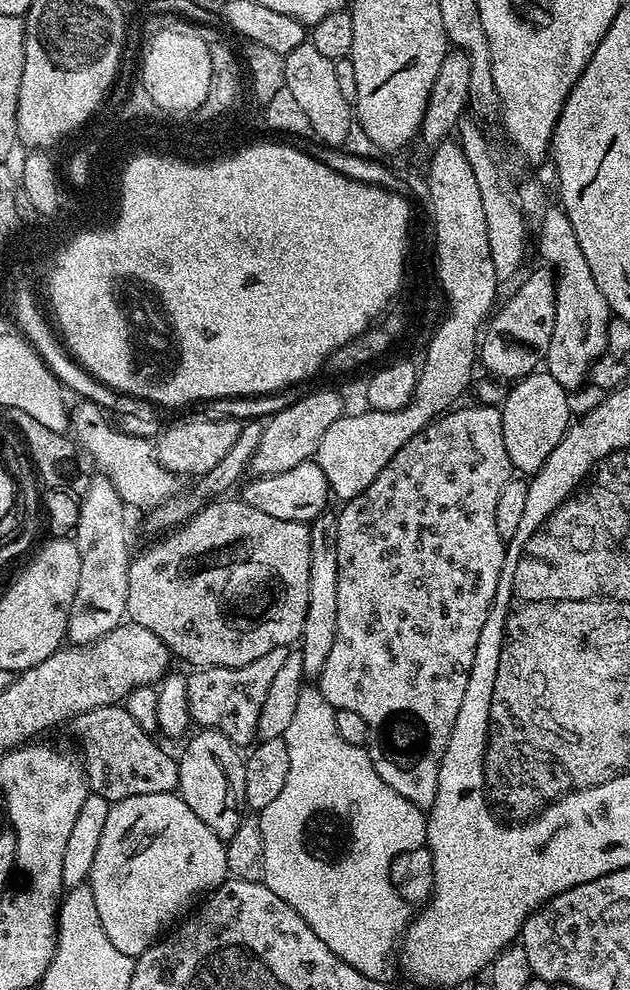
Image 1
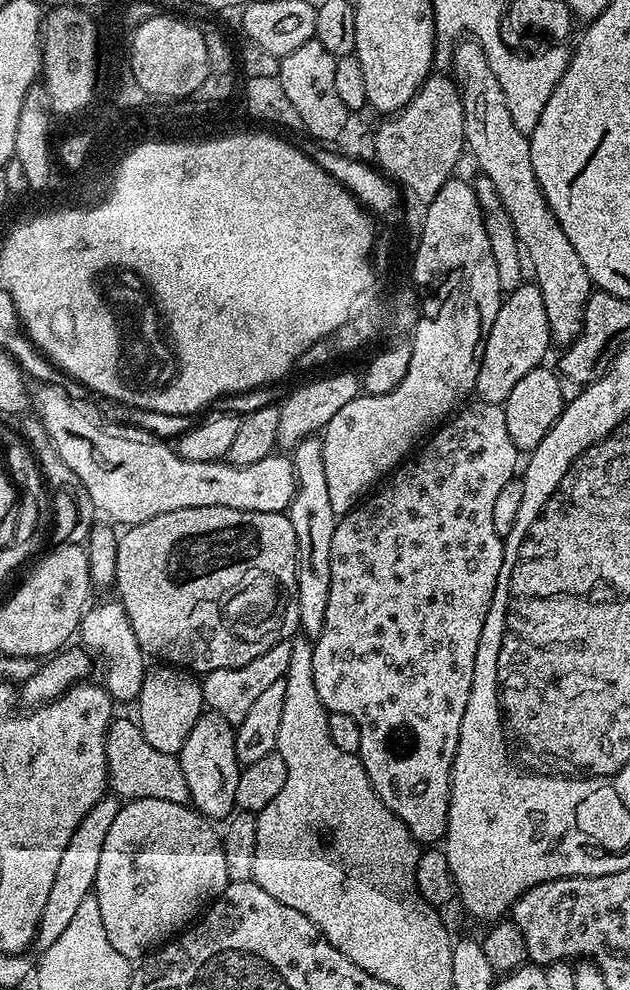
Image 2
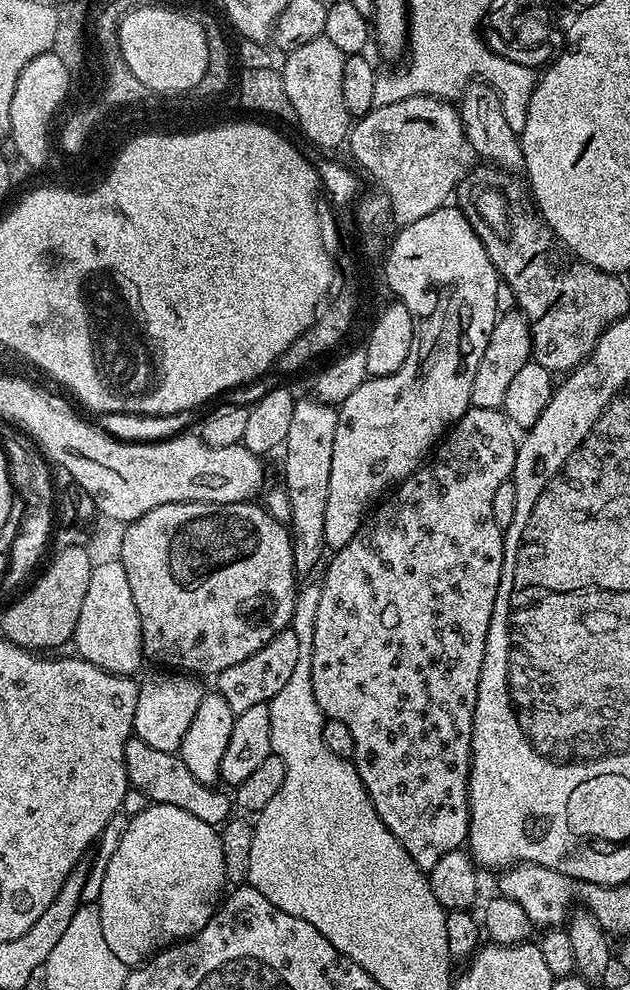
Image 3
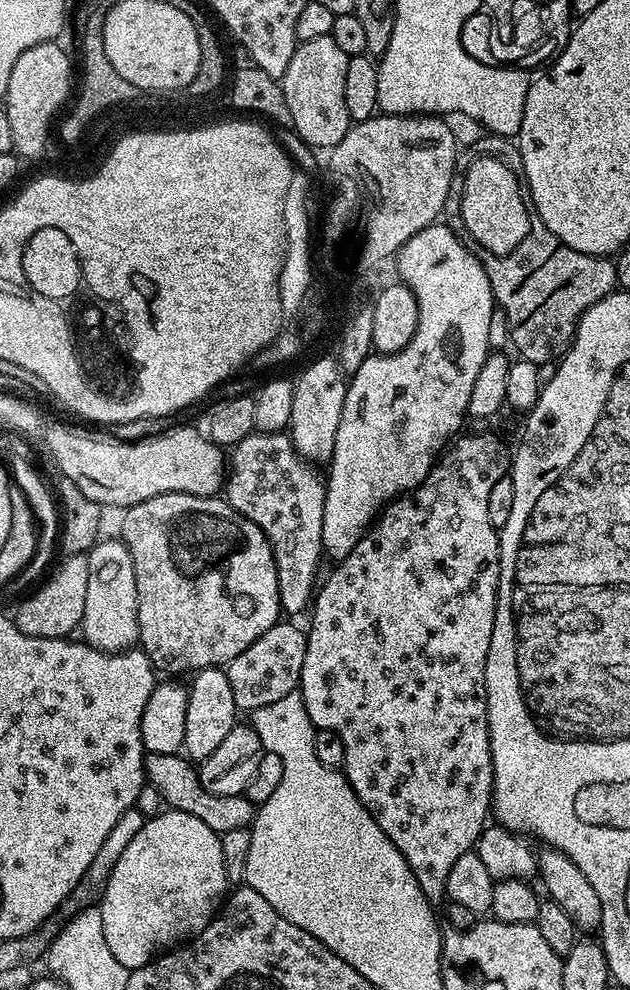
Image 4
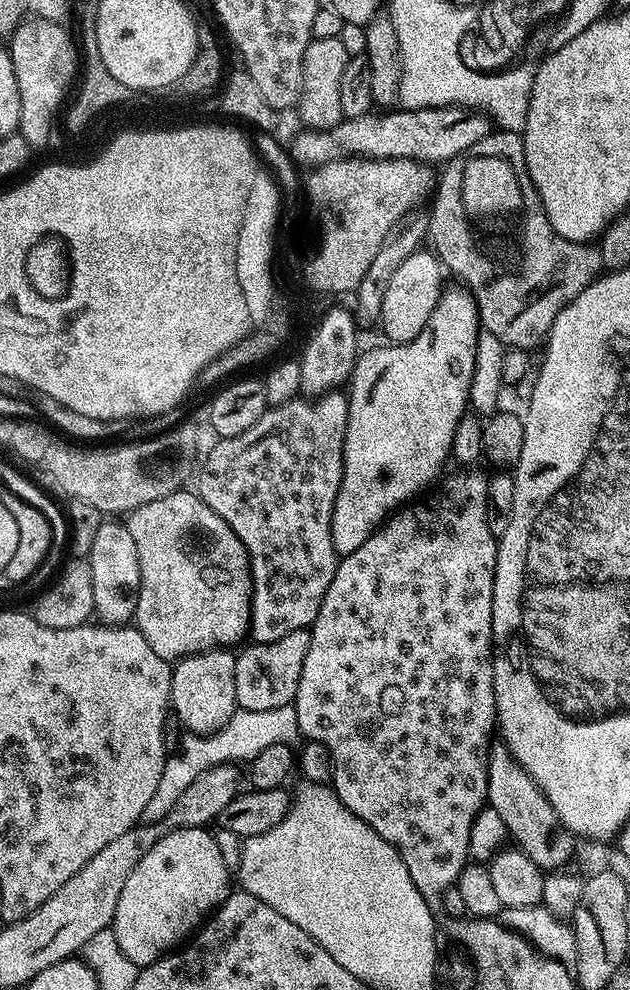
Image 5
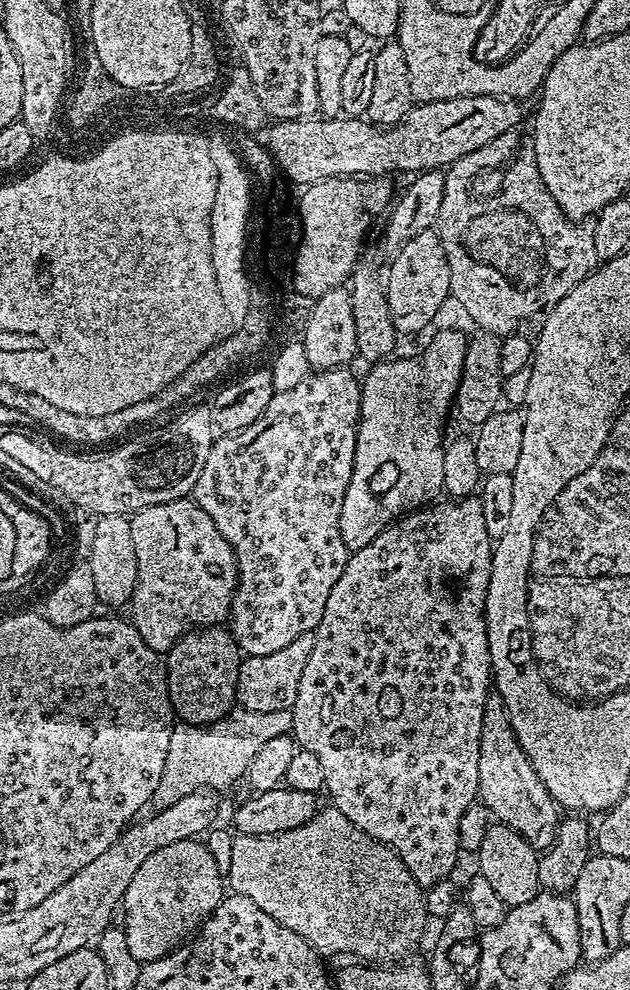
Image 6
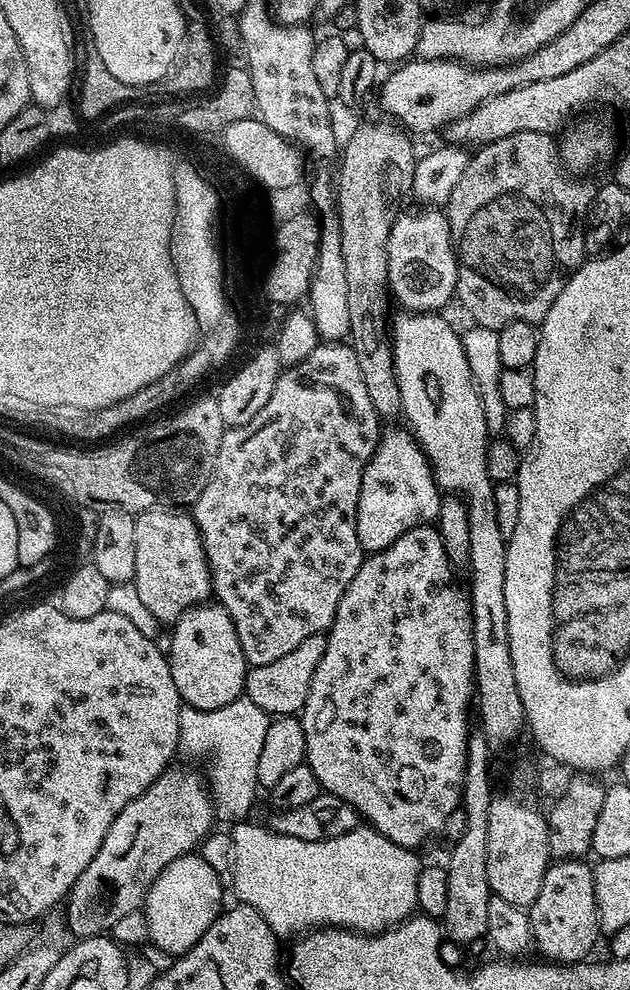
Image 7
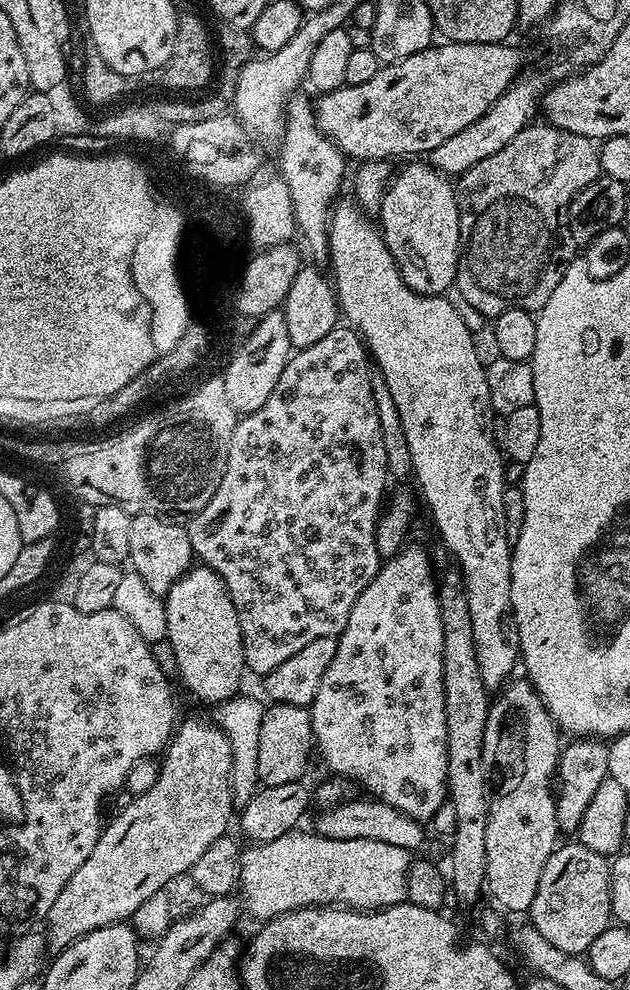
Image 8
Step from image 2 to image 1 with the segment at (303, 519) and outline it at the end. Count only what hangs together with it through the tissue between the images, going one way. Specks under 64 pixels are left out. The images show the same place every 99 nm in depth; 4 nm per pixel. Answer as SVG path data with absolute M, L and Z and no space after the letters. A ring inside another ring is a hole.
M326 510L310 524L310 602L306 602L306 623L298 641L298 651L302 654L302 670L309 681L319 681L326 658L334 646L334 634L338 634L338 526L336 516Z

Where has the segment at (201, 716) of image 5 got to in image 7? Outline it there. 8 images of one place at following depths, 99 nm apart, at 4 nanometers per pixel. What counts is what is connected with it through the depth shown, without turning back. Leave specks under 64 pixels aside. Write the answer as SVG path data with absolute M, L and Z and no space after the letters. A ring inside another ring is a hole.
M205 602L188 608L175 624L171 625L172 645L166 648L170 674L174 678L174 686L178 686L181 701L189 708L198 710L218 710L218 706L226 706L230 702L244 696L244 679L249 670L248 659L242 654L242 642L238 642L238 630L234 630L234 622L230 622L230 614L218 602Z

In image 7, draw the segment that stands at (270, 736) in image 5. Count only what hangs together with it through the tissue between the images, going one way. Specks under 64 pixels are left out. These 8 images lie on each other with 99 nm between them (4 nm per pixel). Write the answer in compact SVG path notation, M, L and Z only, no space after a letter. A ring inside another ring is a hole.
M241 698L218 710L198 710L181 707L178 714L179 751L208 763L206 783L214 805L214 812L220 816L244 816L256 800L256 763L262 755L262 742L270 723L268 713L254 702Z

